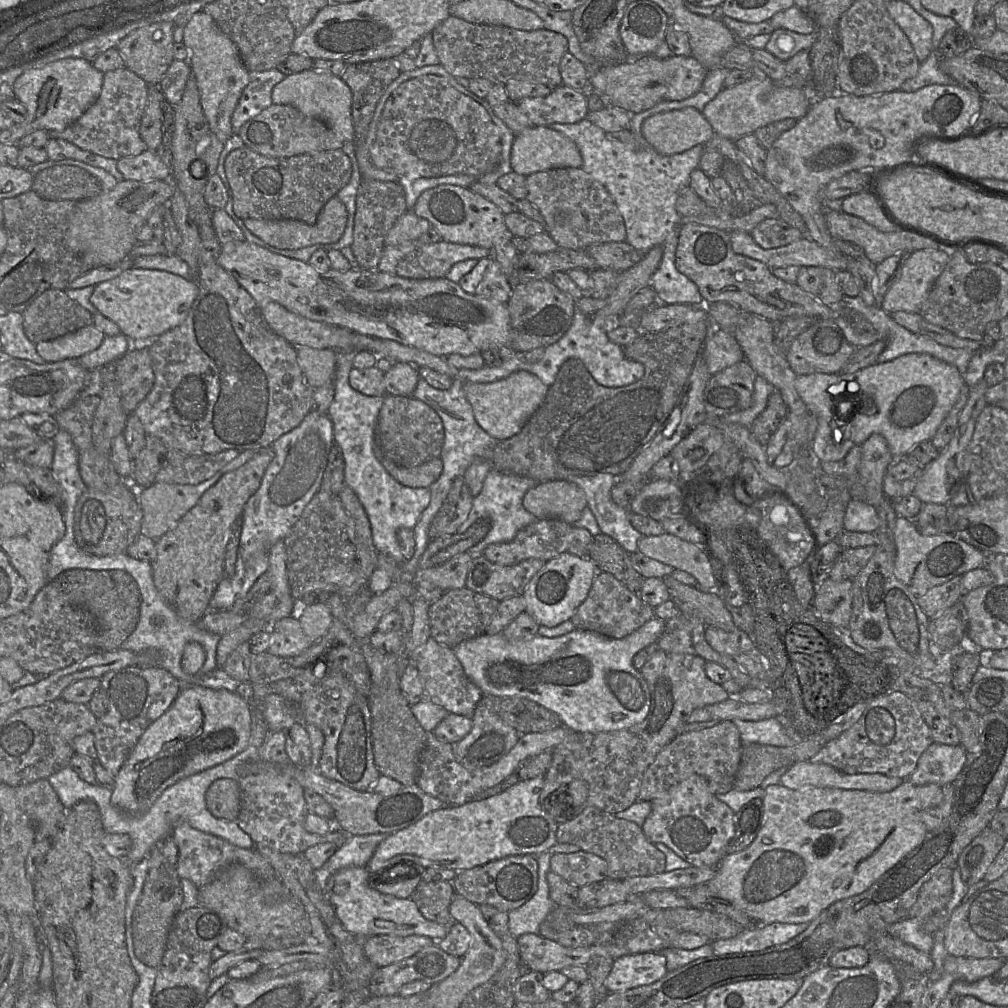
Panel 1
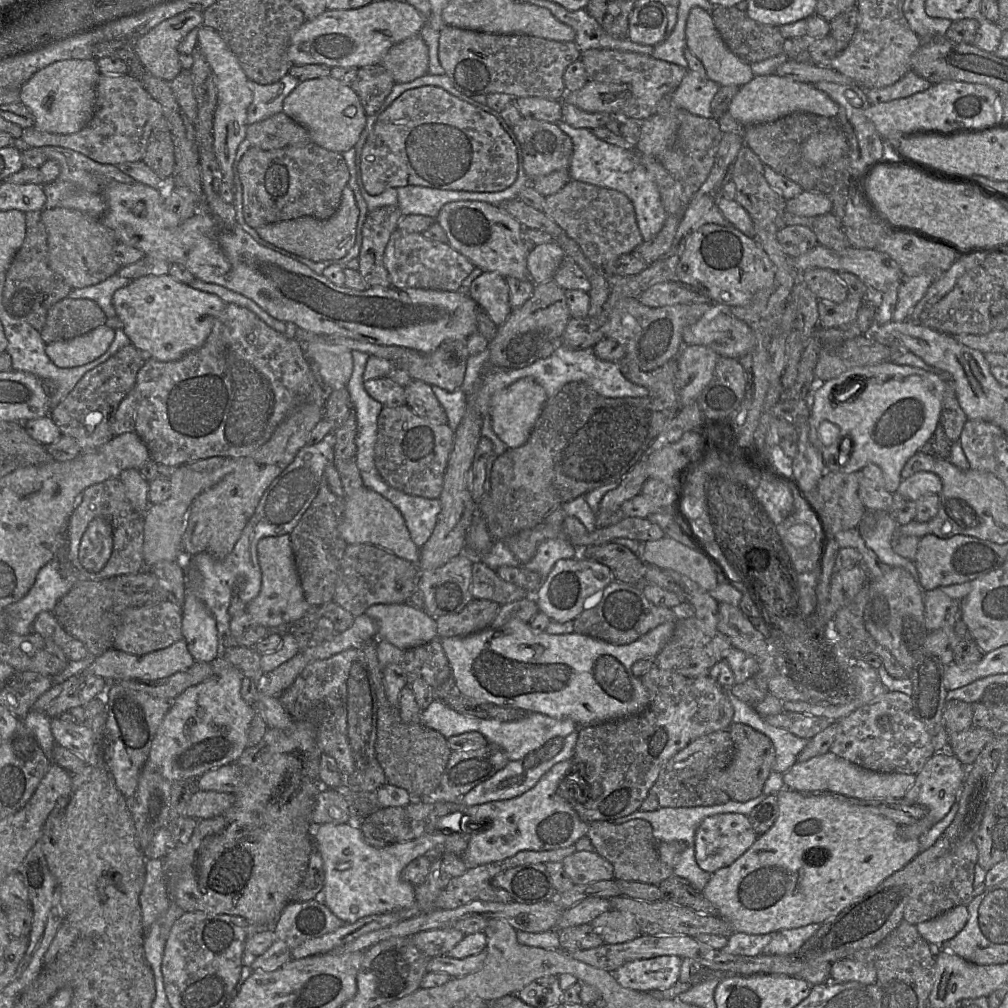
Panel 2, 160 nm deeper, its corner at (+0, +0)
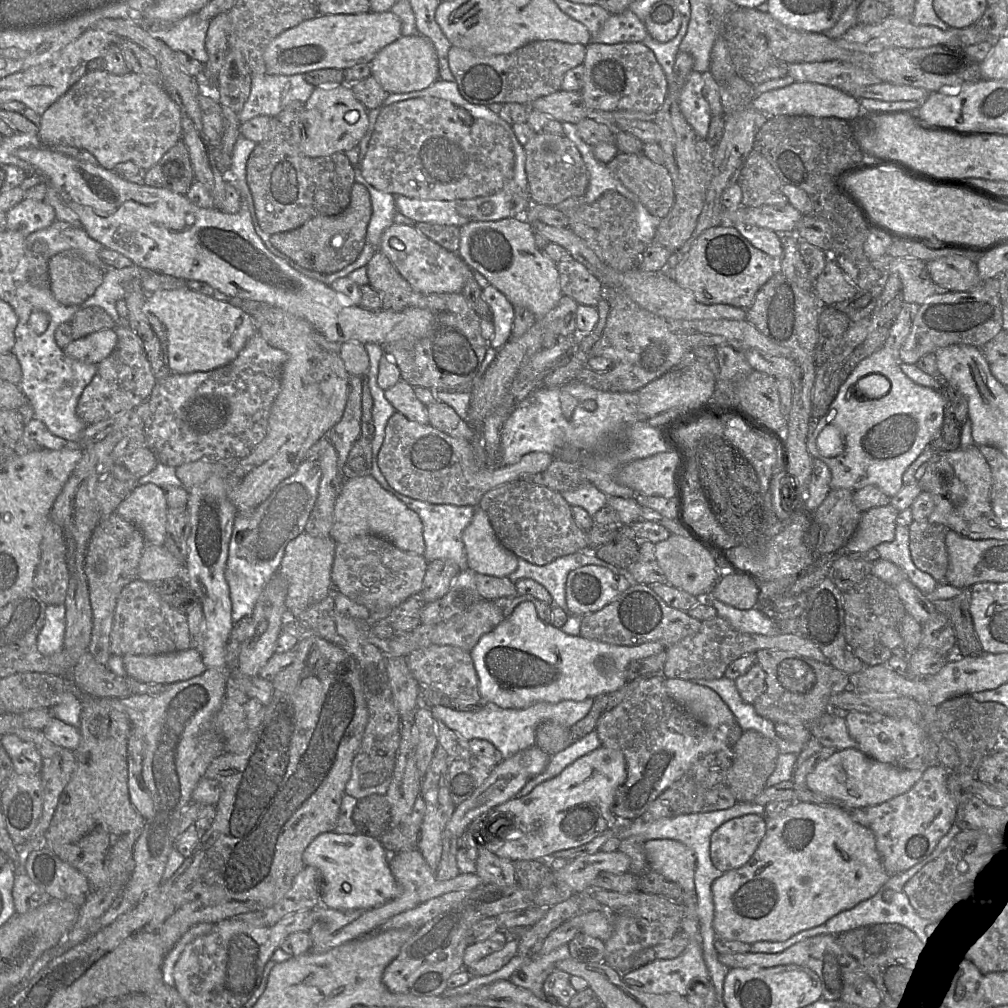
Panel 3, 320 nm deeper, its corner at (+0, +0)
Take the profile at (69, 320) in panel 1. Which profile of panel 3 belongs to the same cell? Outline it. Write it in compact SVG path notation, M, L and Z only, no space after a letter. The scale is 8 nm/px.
M81 307L69 322L73 340L104 329L115 329L116 322L100 307Z

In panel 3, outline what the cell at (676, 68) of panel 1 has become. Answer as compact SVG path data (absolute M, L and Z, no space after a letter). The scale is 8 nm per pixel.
M590 42L583 61L581 90L588 110L636 111L655 114L668 92L666 74L653 51L642 42L602 44Z

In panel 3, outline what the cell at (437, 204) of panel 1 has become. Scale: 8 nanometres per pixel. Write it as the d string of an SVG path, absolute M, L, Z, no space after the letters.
M508 217L497 221L470 221L460 227L459 256L473 271L481 273L499 289L513 306L530 310L541 319L557 306L564 295L557 264L535 243L532 224L525 219Z

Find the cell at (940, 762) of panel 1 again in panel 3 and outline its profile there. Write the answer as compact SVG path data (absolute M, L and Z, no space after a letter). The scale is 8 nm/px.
M941 764L930 766L908 792L884 803L849 812L855 822L874 833L877 851L890 877L926 859L955 825L957 805L947 788L948 776L949 771Z

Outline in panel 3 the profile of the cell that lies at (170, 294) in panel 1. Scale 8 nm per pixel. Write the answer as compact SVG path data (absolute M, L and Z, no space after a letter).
M189 288L155 291L147 295L146 305L166 328L168 365L173 373L222 367L233 361L247 340L257 333L253 318L240 307Z

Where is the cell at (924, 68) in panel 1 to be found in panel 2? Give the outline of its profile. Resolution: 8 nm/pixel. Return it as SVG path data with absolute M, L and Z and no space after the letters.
M910 70L899 81L890 86L866 90L866 96L871 105L906 98L915 93L923 92L931 86L933 86L932 83Z

